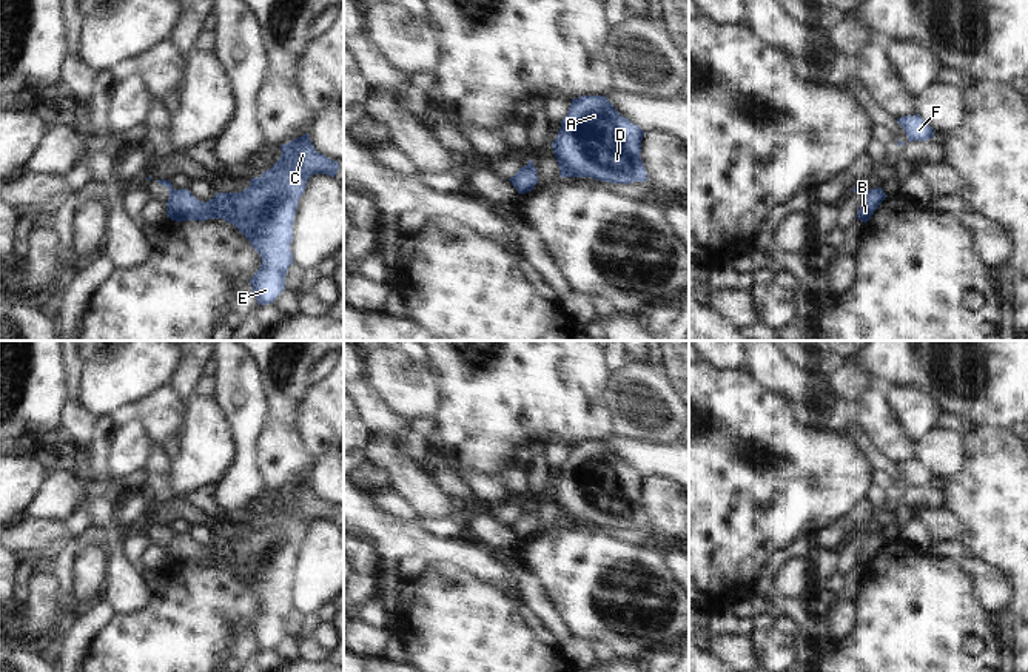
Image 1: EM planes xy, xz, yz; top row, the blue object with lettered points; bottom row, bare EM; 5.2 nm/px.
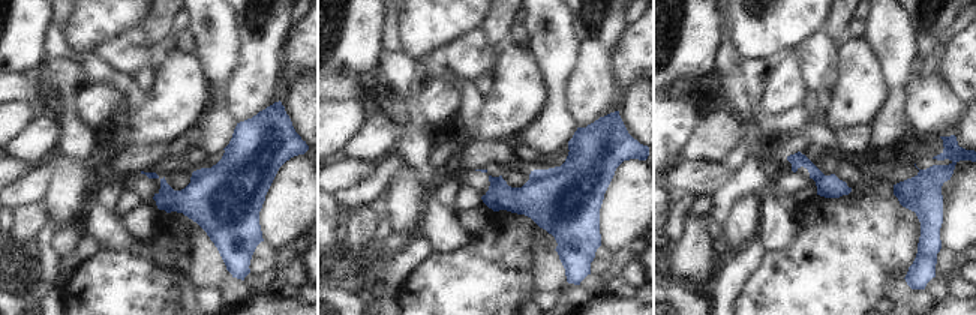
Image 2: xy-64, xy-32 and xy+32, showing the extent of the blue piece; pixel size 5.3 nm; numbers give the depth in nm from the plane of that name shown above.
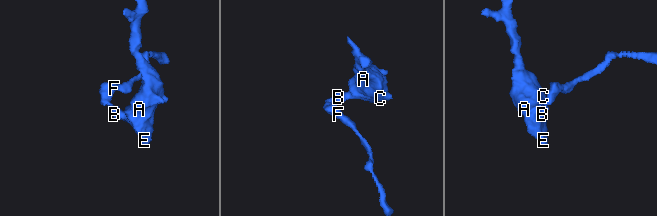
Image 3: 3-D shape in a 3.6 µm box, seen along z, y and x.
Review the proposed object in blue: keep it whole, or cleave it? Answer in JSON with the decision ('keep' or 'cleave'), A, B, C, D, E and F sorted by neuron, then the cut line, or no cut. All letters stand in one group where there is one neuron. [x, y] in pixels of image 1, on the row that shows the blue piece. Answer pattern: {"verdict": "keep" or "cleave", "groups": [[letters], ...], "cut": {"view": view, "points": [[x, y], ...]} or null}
{"verdict": "cleave", "groups": [["A", "B", "C", "D", "E"], ["F"]], "cut": {"view": "xz", "points": [[518, 173], [512, 182]]}}

